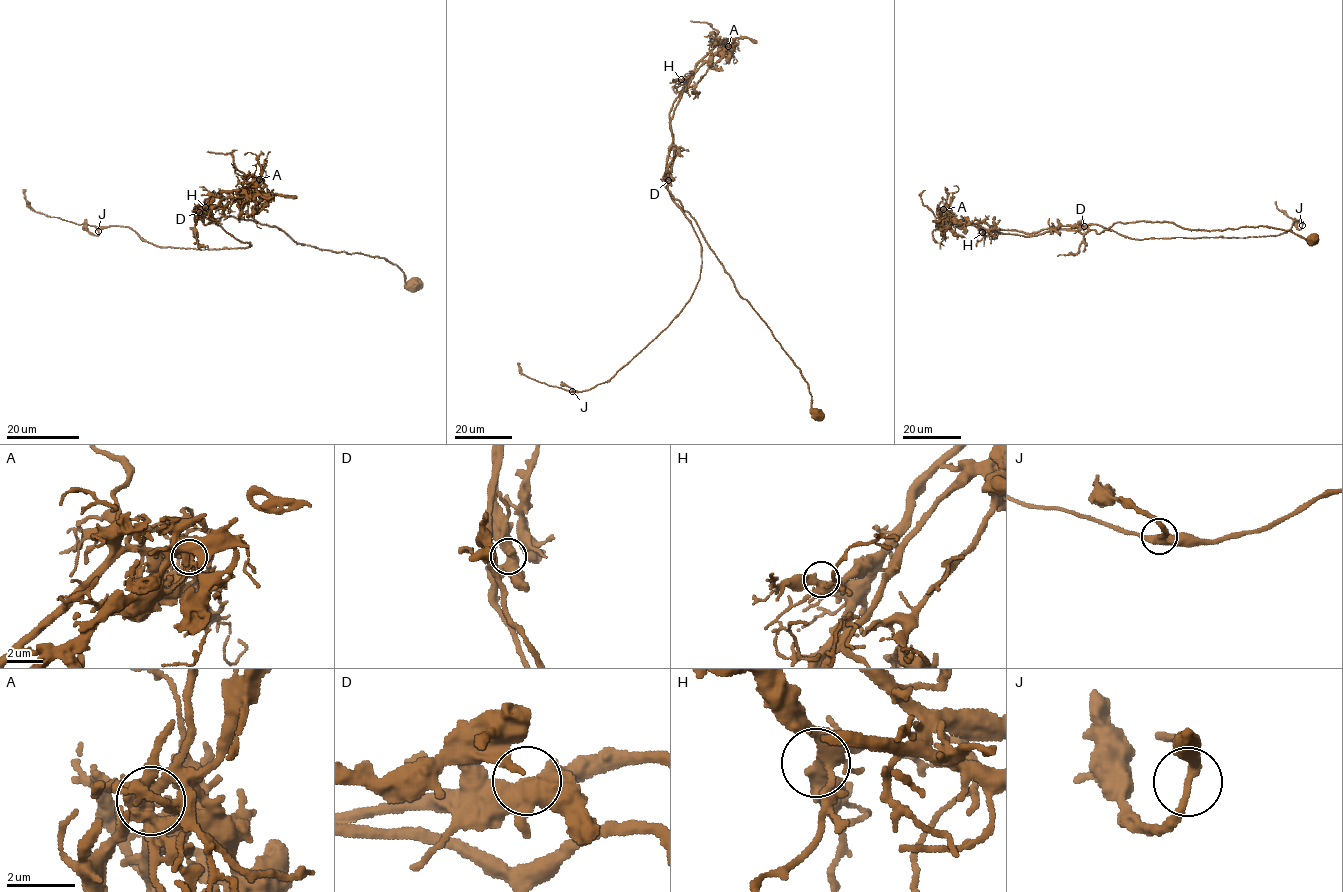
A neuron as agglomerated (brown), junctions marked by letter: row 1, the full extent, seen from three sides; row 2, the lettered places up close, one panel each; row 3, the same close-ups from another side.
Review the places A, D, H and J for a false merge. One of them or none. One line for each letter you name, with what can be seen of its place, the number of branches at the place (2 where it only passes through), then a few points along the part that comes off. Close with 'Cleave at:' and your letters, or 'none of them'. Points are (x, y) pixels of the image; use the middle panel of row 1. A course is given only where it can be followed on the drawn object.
A: (728, 46) | 8 | (728, 46), (696, 65), (669, 113), (666, 189), (701, 245), (689, 301), (588, 390), (548, 385), (518, 363)
Cleave at: A

